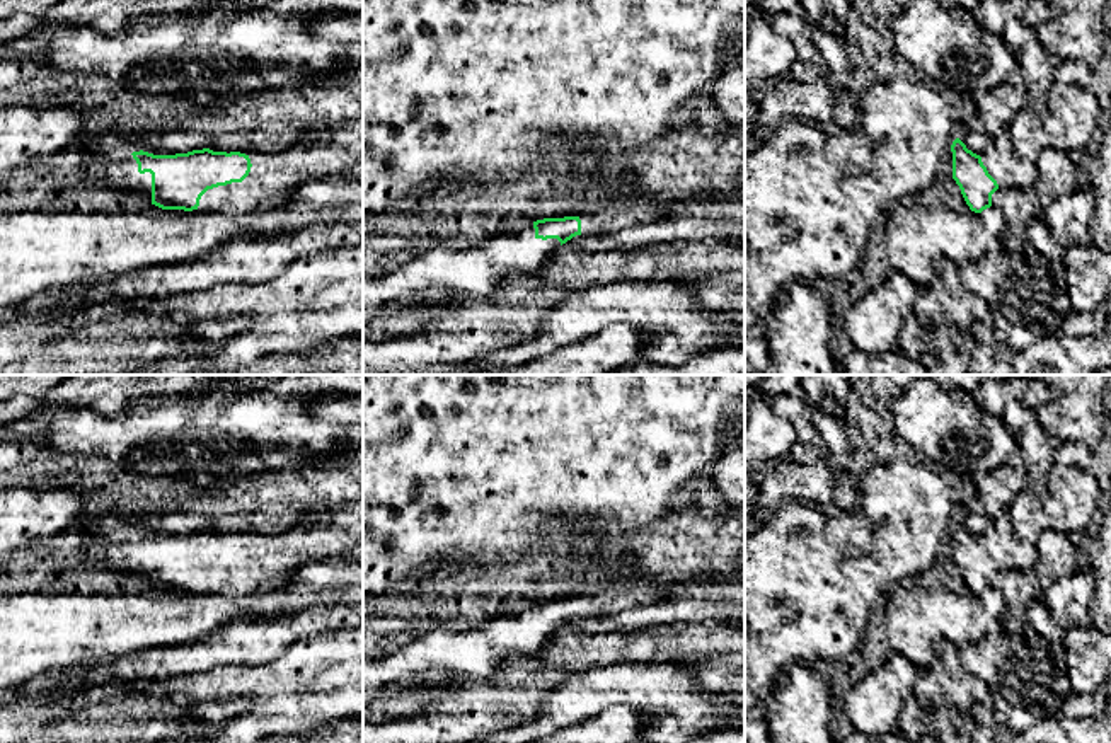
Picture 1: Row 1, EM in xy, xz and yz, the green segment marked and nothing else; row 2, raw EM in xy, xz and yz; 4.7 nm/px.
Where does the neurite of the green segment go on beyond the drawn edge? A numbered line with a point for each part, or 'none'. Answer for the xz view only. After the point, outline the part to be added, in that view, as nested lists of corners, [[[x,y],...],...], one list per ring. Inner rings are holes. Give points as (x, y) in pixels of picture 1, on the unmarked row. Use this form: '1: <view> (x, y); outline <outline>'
1: xz (614, 597); outline [[[610,581],[600,585],[596,593],[578,596],[581,602],[581,617],[620,613],[641,605],[663,603],[670,585],[665,581]]]
2: xz (479, 653); outline [[[533,605],[516,617],[477,622],[469,631],[438,624],[392,656],[363,659],[363,692],[392,694],[390,685],[406,677],[428,682],[494,678],[511,671],[504,663],[508,654],[538,656],[559,629],[557,620],[537,620]]]

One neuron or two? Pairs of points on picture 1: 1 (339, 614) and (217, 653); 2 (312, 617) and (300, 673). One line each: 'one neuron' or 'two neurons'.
1: one neuron
2: two neurons

